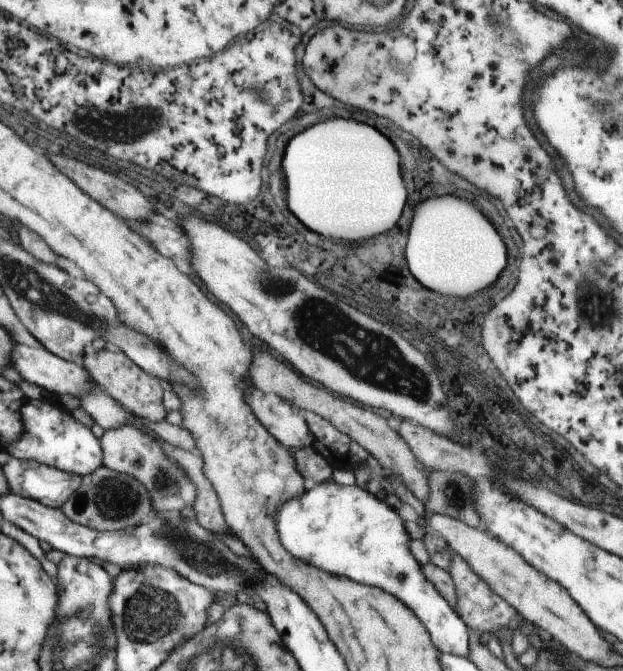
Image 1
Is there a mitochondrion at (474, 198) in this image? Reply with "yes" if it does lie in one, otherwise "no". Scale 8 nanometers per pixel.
no

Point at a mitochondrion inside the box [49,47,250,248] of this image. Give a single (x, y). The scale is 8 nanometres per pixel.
(103, 124)

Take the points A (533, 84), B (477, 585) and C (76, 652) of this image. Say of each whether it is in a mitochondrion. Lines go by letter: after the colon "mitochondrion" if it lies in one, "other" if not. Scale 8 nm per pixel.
A: other
B: other
C: mitochondrion

